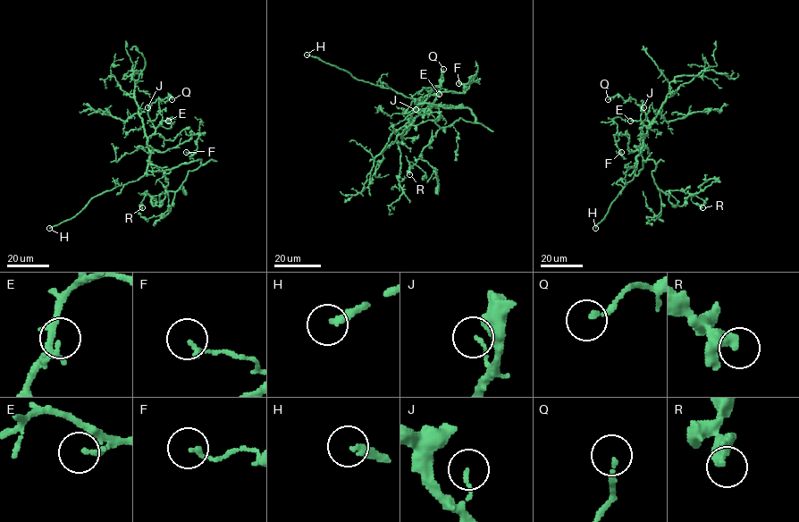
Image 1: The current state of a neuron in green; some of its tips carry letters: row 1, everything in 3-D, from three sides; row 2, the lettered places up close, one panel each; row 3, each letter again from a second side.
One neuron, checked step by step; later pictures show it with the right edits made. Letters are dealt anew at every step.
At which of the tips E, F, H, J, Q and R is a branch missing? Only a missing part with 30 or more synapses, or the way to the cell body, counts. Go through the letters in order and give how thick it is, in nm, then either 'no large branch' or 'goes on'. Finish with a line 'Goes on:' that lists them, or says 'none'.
E: 160 nm thick; no large branch
F: 190 nm thick; no large branch
H: 260 nm thick; goes on
J: 110 nm thick; no large branch
Q: 180 nm thick; no large branch
R: 320 nm thick; no large branch
Goes on: H

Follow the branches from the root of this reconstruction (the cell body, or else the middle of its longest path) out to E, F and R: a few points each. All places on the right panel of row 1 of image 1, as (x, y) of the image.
E: (639, 171), (636, 175), (636, 158), (647, 128), (640, 121), (630, 121)
F: (639, 171), (636, 175), (639, 151), (628, 150), (626, 134), (615, 135), (616, 145), (621, 152)
R: (639, 171), (643, 161), (653, 160), (653, 181), (672, 205), (681, 206), (693, 194), (692, 201), (702, 207)

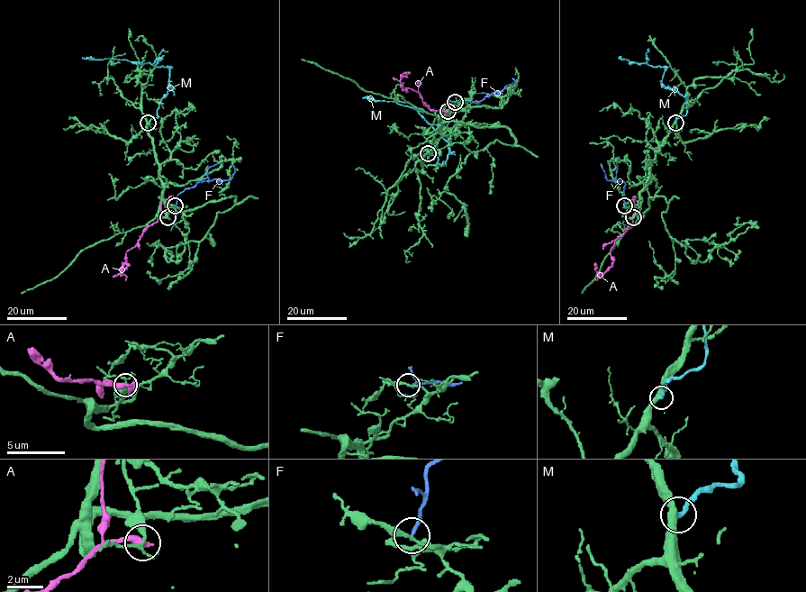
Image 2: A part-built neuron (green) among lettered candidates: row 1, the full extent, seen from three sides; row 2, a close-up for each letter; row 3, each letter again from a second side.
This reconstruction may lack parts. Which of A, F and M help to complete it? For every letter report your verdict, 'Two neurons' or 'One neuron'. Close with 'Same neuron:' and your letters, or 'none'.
A: Two neurons
F: Two neurons
M: Two neurons
Same neuron: none

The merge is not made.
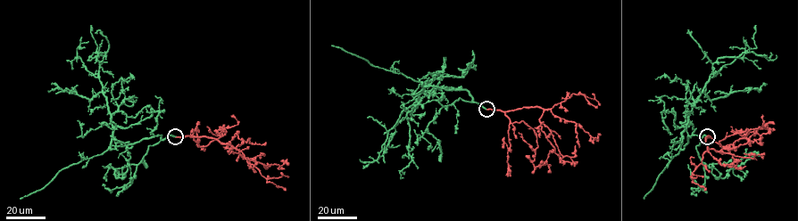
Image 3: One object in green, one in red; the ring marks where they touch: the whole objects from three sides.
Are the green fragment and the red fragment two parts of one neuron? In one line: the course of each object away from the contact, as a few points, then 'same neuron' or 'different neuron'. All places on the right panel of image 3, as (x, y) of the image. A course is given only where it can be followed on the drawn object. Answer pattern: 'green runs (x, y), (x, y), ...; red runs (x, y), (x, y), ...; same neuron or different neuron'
green runs (707, 136), (688, 136), (681, 149), (687, 115), (712, 64), (743, 53), (769, 61), (776, 55); red runs (707, 136), (708, 148), (720, 152), (743, 144), (753, 134), (770, 131); same neuron

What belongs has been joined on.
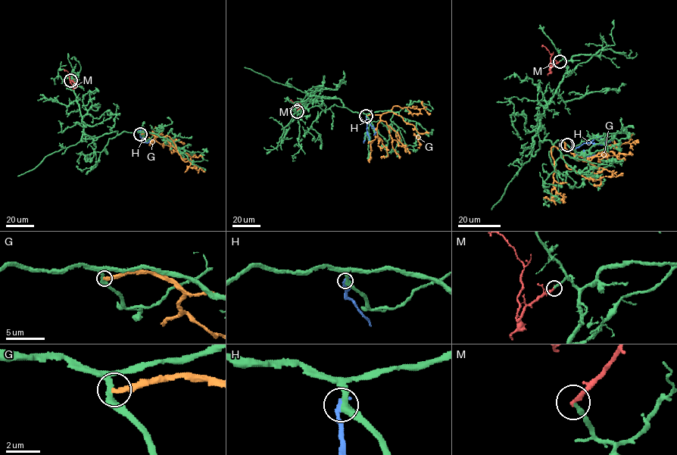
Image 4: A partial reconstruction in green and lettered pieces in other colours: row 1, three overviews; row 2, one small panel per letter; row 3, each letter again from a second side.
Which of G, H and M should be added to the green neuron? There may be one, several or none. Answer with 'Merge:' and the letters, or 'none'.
Merge: M

